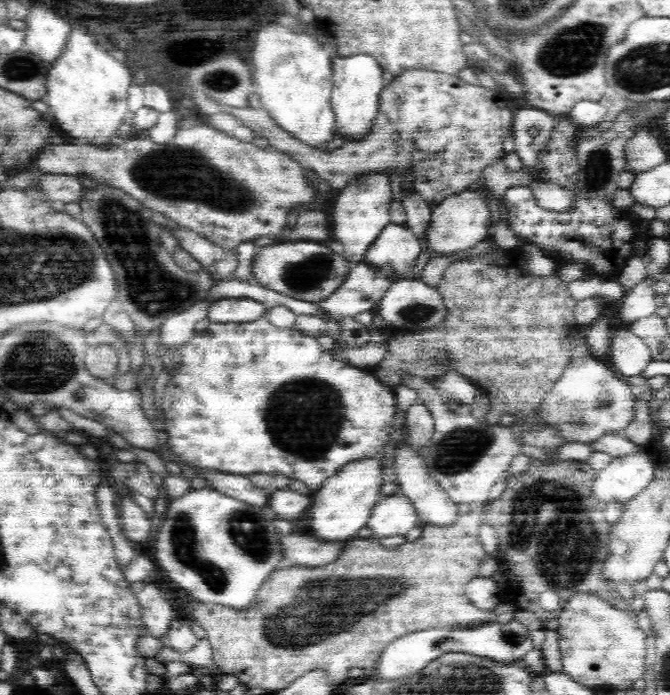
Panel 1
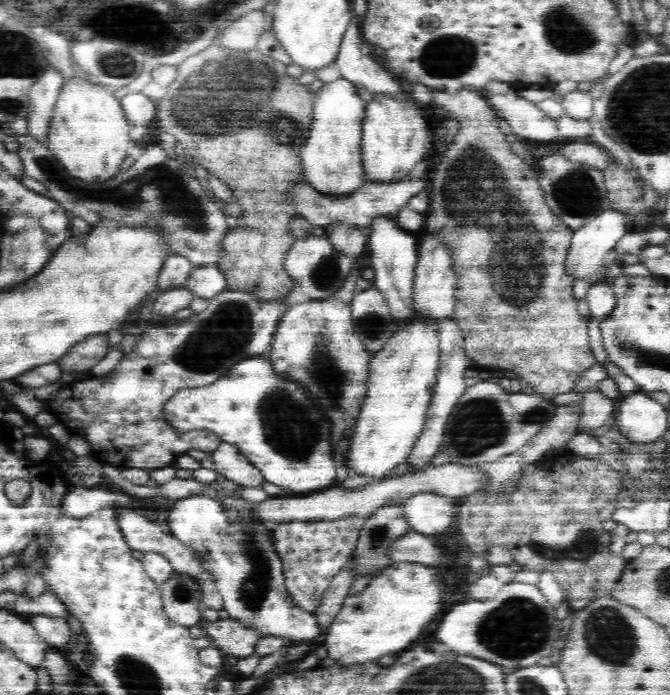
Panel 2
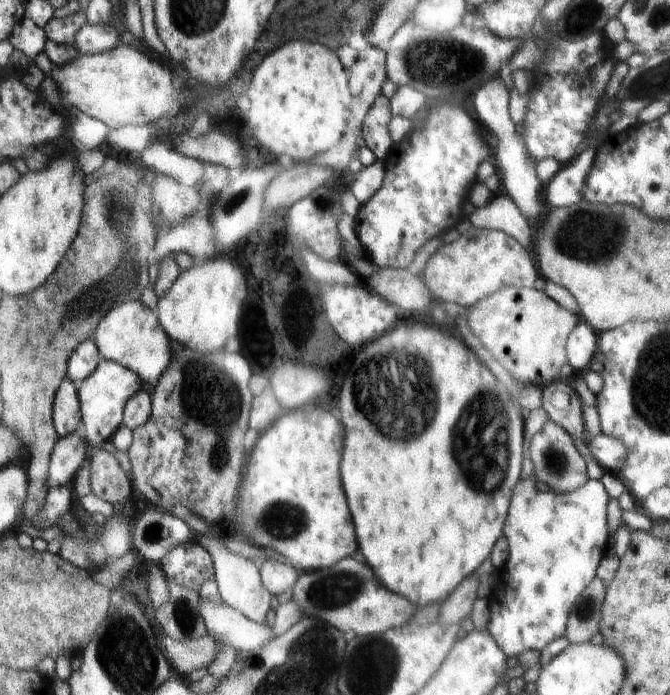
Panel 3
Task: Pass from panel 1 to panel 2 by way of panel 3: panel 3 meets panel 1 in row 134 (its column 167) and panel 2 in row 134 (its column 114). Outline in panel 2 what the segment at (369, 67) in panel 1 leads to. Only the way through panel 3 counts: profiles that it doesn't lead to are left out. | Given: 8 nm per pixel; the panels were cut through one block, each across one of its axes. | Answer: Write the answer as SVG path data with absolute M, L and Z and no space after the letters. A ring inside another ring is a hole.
M337 79L326 83L317 93L316 102L313 104L312 130L309 138L301 148L301 163L306 182L314 190L326 196L350 196L366 182L361 154L363 113L366 104L359 95L354 83L346 79Z

